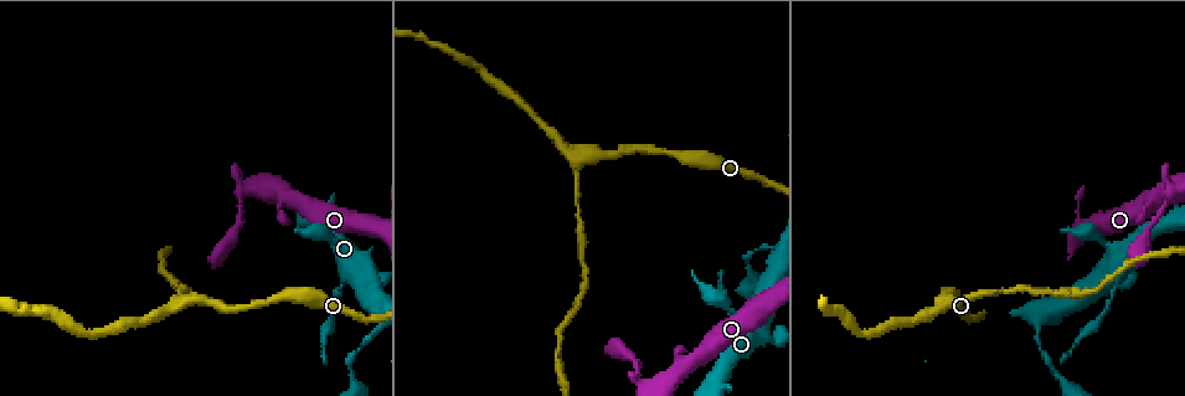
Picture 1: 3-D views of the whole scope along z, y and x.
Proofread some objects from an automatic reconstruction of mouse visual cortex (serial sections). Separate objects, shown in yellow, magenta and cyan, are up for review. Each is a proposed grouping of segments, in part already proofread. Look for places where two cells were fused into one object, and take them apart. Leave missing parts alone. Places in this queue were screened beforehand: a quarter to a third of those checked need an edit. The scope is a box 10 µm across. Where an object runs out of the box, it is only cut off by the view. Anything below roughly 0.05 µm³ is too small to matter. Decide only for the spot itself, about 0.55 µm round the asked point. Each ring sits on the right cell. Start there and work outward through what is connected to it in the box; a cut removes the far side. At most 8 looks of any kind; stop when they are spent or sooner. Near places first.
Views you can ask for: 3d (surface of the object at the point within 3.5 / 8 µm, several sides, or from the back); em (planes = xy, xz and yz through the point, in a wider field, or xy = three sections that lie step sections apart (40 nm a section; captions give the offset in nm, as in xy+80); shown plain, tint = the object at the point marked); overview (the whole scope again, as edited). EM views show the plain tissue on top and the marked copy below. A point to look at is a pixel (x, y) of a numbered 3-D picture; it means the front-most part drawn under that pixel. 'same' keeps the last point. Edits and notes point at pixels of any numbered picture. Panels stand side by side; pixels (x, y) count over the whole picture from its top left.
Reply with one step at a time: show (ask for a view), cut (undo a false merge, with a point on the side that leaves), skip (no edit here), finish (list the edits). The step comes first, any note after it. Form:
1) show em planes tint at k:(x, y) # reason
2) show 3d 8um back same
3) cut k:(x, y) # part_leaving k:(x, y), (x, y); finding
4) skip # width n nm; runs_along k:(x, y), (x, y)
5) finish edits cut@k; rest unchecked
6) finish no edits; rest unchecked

show 3d 3.5um at 1:(583, 159) # branch point

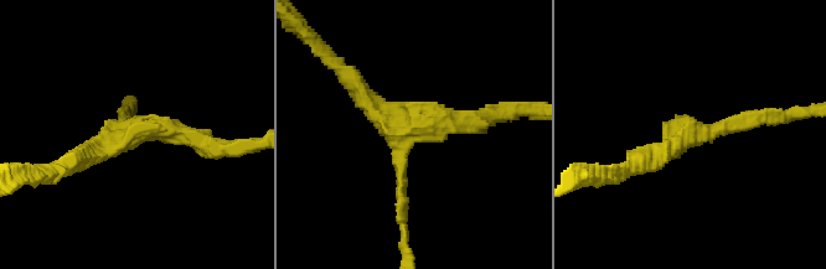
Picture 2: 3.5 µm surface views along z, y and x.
show em xy step 1 tint at 2:(129, 133) # arms 3; arm_widths 200, 250, 250 nm; need the tissue

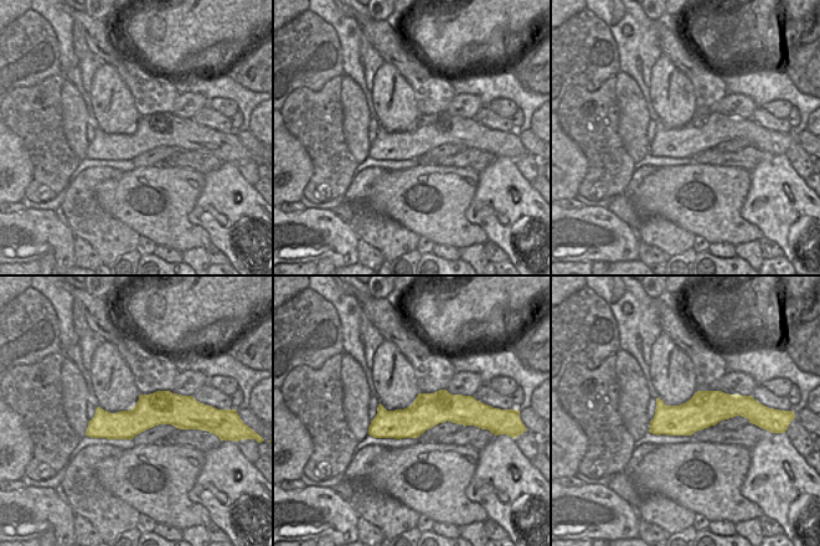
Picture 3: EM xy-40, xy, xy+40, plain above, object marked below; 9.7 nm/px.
skip # runs_along 2:(485, 119), (393, 125), (351, 81); one cell here

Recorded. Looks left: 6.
show em xy step 3 tint at 1:(1117, 283) # four arms meet

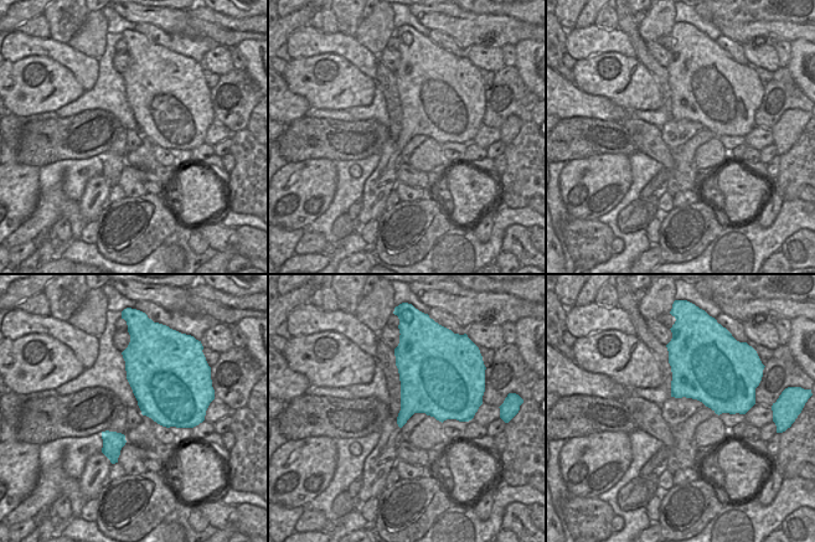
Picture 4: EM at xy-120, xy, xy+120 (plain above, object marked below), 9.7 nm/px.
show 3d 3.5um same # wider look

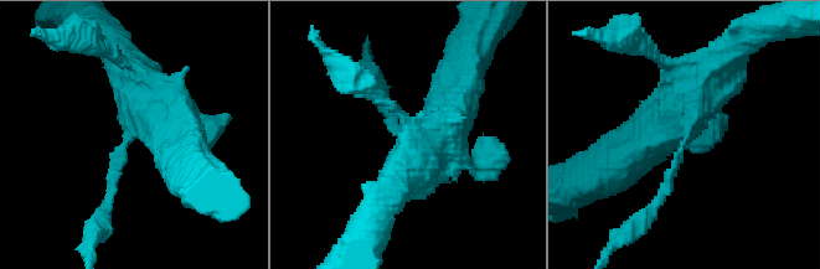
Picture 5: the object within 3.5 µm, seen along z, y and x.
cut 5:(113, 181) # part_leaving 5:(123, 149), (92, 241); two cells meet here

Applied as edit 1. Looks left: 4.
show 3d 3.5um at 1:(357, 348)

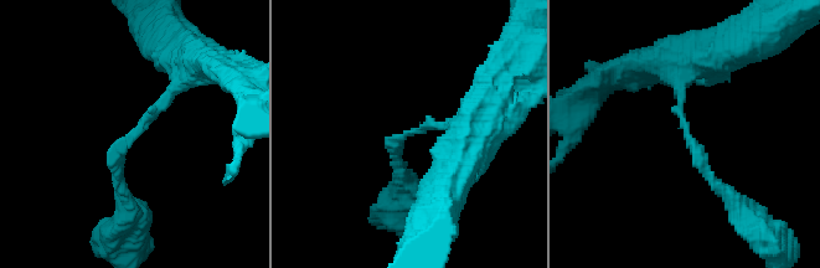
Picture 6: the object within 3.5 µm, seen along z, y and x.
show em xy step 5 tint at 6:(410, 133) # arm_widths 150, 150 nm

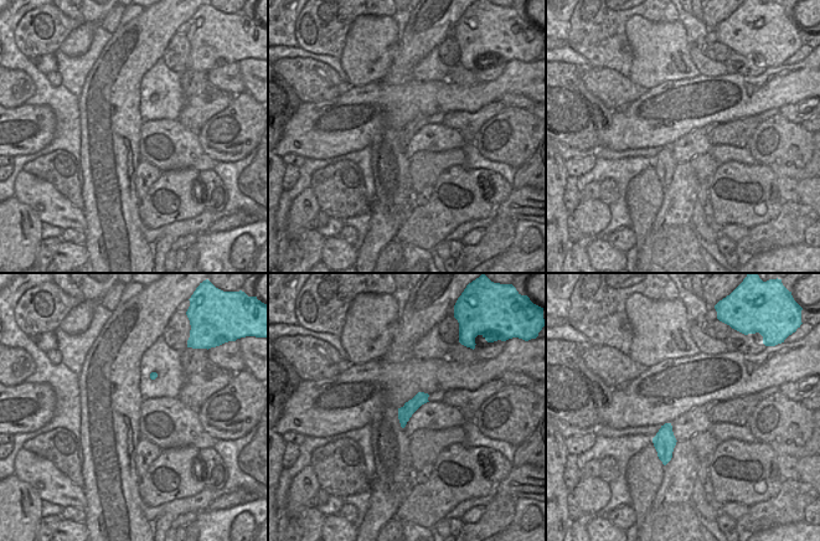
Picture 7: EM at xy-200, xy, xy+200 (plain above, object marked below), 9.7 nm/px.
skip # runs_along 6:(180, 73), (118, 145), (122, 199); continuous, no second cell

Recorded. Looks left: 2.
finish edits cut@5; rest unchecked

